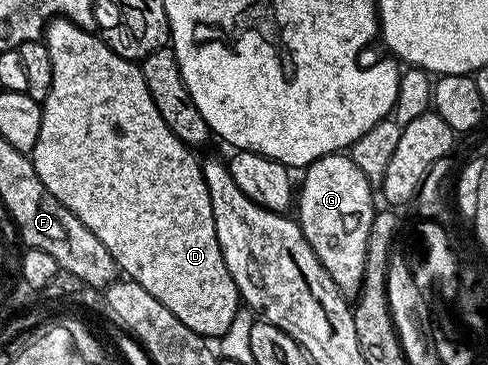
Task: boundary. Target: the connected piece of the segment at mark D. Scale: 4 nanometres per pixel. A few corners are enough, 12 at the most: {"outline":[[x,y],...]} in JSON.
{"outline":[[47,23],[34,168],[203,337],[240,296],[139,64]]}

